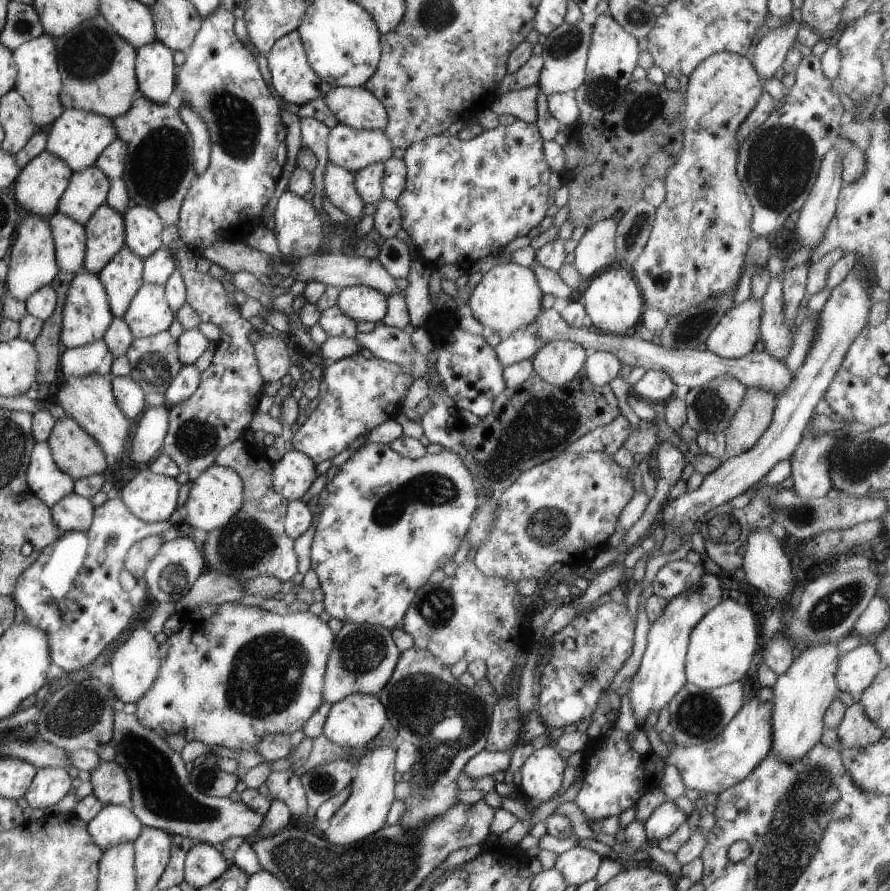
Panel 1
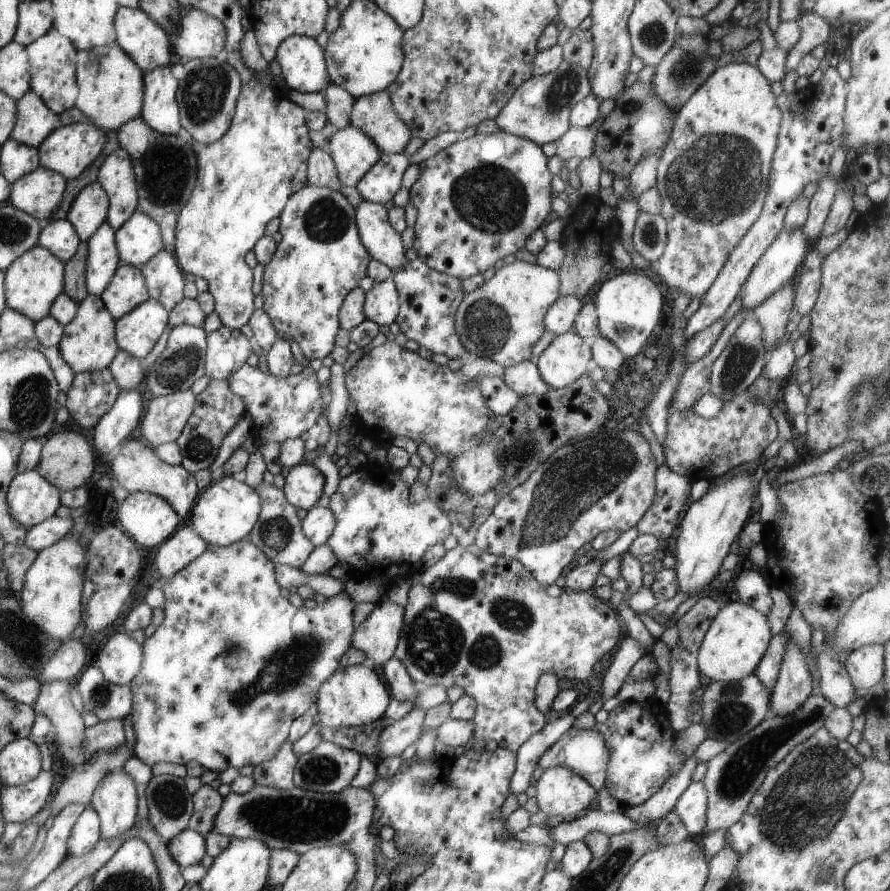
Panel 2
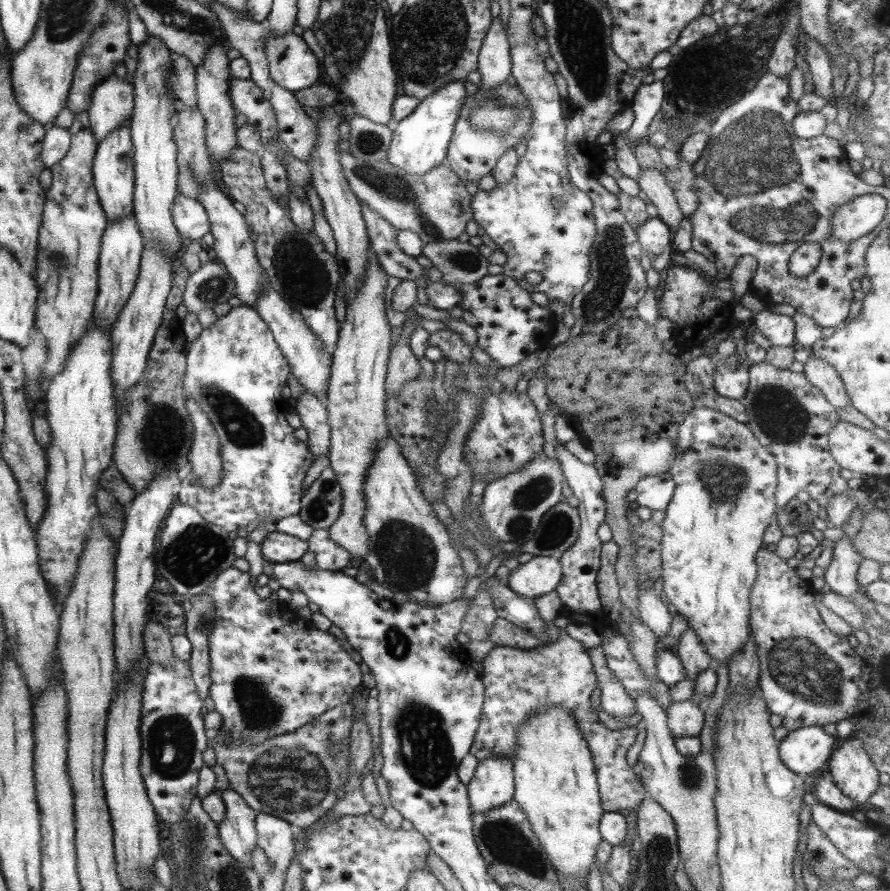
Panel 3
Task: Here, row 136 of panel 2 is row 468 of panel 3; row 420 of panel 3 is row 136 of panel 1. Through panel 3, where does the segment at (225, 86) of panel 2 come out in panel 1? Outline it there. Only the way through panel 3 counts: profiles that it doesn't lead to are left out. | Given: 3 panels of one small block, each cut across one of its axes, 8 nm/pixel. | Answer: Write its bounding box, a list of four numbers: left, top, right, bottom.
[177,105,211,174]

